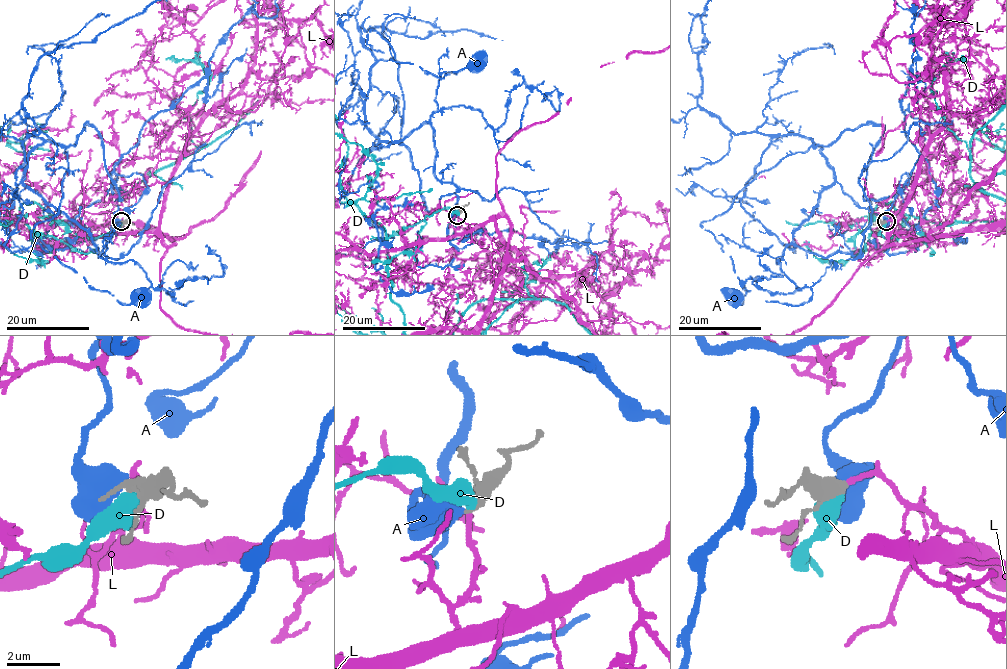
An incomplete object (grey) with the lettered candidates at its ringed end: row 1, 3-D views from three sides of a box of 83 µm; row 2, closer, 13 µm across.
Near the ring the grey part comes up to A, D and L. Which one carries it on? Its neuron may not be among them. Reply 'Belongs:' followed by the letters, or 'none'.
Belongs: L

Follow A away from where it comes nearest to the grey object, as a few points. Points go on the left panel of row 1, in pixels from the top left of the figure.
A: (120, 223), (103, 141), (85, 124), (64, 147), (59, 211), (31, 236), (96, 289), (124, 304), (142, 296)

